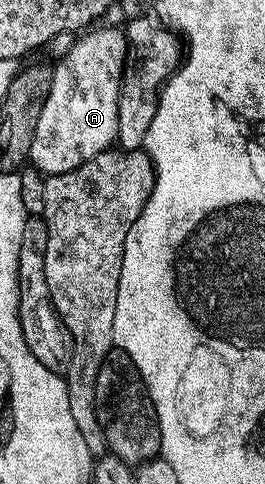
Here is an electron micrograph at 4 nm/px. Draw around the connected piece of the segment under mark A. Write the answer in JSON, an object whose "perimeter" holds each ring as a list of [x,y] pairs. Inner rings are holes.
{"perimeter":[[[123,28],[95,29],[77,36],[73,40],[77,41],[65,51],[64,58],[52,69],[50,91],[46,95],[42,115],[38,115],[38,131],[34,131],[34,143],[30,143],[28,152],[31,168],[45,175],[74,171],[82,167],[82,163],[94,159],[94,155],[109,152],[117,144],[120,135],[118,103],[120,91],[126,84],[124,60],[129,60],[130,46]]]}

